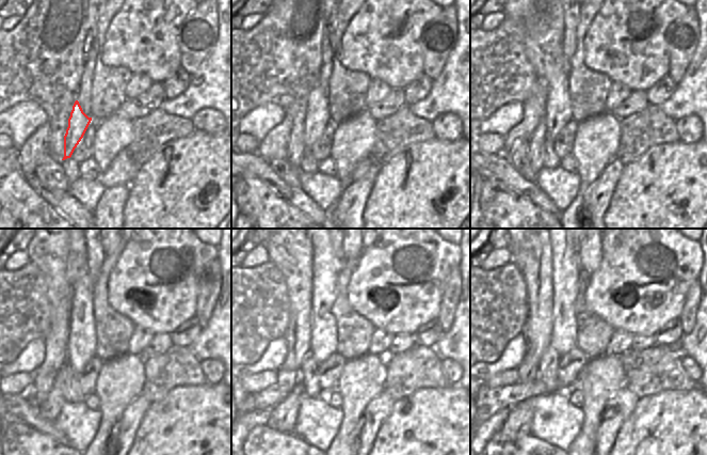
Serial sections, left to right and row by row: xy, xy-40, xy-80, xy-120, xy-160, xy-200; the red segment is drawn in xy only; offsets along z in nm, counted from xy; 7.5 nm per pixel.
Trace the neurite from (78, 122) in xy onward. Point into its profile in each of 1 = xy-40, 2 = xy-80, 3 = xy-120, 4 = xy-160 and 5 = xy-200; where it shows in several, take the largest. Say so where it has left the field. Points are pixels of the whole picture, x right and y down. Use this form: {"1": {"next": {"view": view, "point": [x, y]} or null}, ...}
{"1": {"next": {"view": "xy-40", "point": [318, 114]}}, "2": {"next": {"view": "xy-80", "point": [558, 104]}}, "3": {"next": {"view": "xy-120", "point": [82, 336]}}, "4": {"next": {"view": "xy-160", "point": [326, 267]}}, "5": {"next": {"view": "xy-200", "point": [566, 269]}}}

